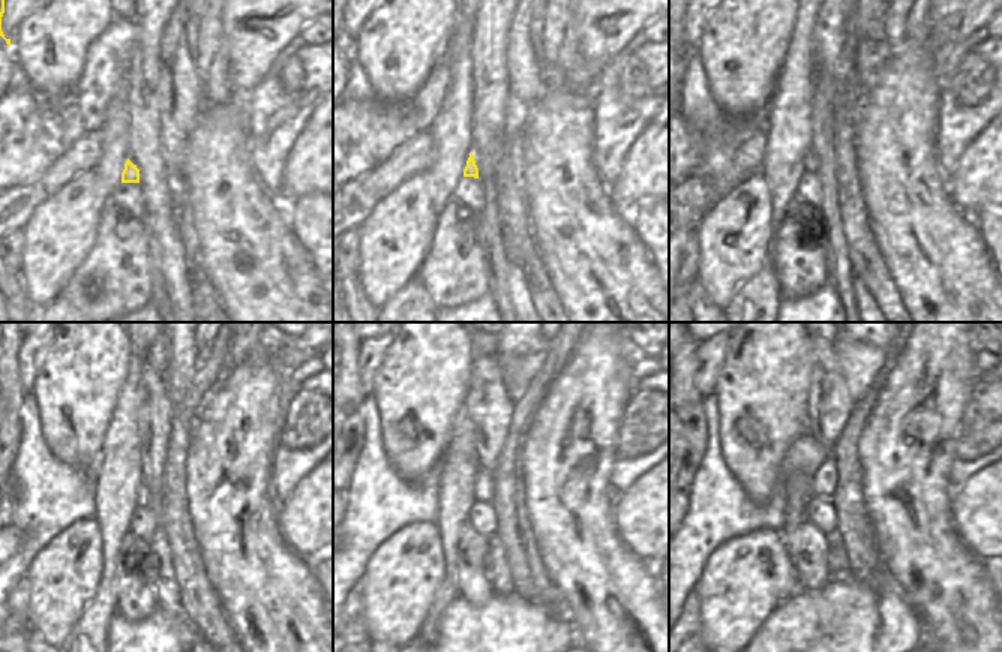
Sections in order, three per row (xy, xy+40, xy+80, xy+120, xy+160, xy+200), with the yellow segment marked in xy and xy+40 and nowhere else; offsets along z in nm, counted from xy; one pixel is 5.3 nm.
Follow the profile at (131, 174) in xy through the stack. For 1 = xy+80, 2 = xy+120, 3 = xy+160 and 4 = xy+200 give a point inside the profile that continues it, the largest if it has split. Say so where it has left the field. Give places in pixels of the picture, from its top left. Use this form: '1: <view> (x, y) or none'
1: xy+80 (812, 161)
2: xy+120 (143, 495)
3: xy+160 (485, 481)
4: xy+200 (824, 483)

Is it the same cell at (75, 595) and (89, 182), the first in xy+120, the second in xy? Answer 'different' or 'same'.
same

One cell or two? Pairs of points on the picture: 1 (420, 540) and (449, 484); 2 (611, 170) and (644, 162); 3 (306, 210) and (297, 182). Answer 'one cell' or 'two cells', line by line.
1: two cells
2: two cells
3: two cells

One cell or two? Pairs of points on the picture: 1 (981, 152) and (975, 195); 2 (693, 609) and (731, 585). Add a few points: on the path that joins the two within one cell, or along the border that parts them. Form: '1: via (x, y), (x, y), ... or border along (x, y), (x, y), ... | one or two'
1: via (981, 162), (981, 180), (977, 185) | one
2: border along (693, 591), (699, 601), (701, 636) | two

